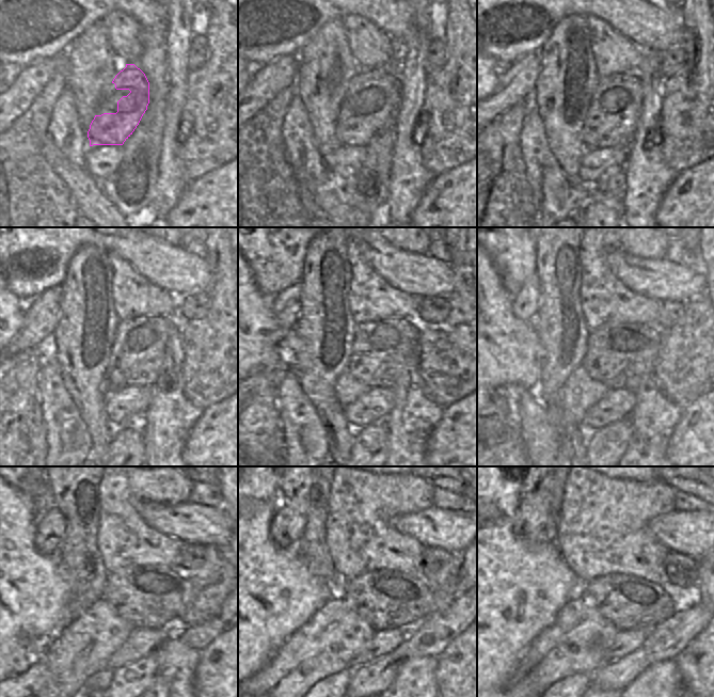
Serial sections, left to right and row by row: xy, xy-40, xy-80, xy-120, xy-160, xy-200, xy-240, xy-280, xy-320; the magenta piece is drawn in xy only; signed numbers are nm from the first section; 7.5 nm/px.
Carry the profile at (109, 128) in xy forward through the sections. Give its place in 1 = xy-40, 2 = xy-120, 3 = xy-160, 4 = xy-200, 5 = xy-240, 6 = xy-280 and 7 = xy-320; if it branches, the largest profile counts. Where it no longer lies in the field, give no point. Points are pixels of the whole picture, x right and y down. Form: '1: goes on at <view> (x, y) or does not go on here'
1: goes on at xy-40 (376, 111)
2: goes on at xy-120 (137, 361)
3: goes on at xy-160 (379, 358)
4: goes on at xy-200 (624, 355)
5: goes on at xy-240 (152, 597)
6: goes on at xy-280 (386, 599)
7: goes on at xy-320 (629, 602)

